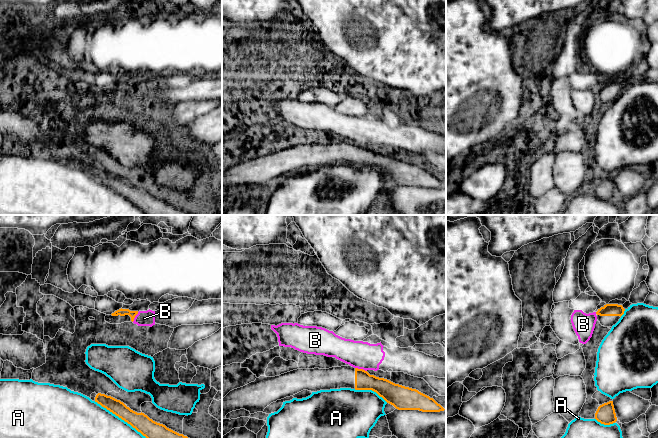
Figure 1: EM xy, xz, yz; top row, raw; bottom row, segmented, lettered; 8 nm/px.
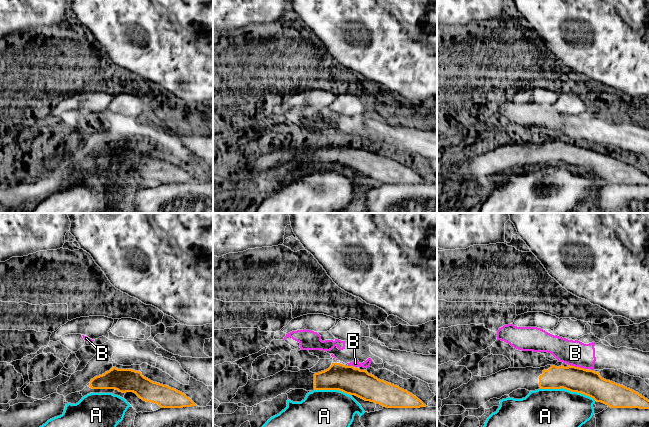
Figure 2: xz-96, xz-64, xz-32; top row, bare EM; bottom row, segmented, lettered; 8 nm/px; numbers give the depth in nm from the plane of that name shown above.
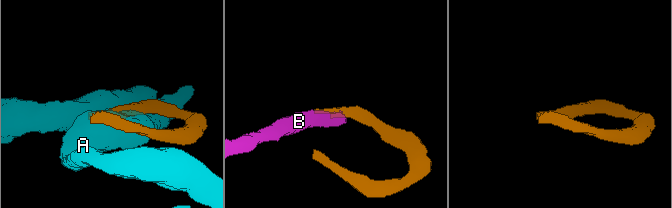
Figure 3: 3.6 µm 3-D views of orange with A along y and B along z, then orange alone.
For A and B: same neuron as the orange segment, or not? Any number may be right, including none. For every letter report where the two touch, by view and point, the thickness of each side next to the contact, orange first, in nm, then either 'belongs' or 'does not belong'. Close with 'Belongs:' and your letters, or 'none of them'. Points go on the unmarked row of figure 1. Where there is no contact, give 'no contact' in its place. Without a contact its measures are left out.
A: meets orange in xy at (121, 194); 150 nm thick on the orange side, 480 nm on the other; does not belong
B: meets orange in xz at (361, 145); 150 nm thick on the orange side, 220 nm on the other; does not belong
Belongs: none of them

